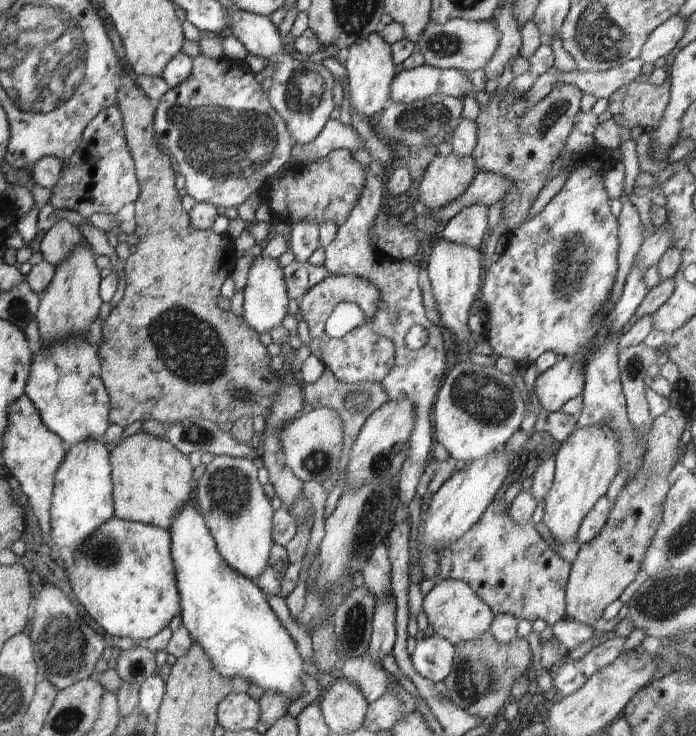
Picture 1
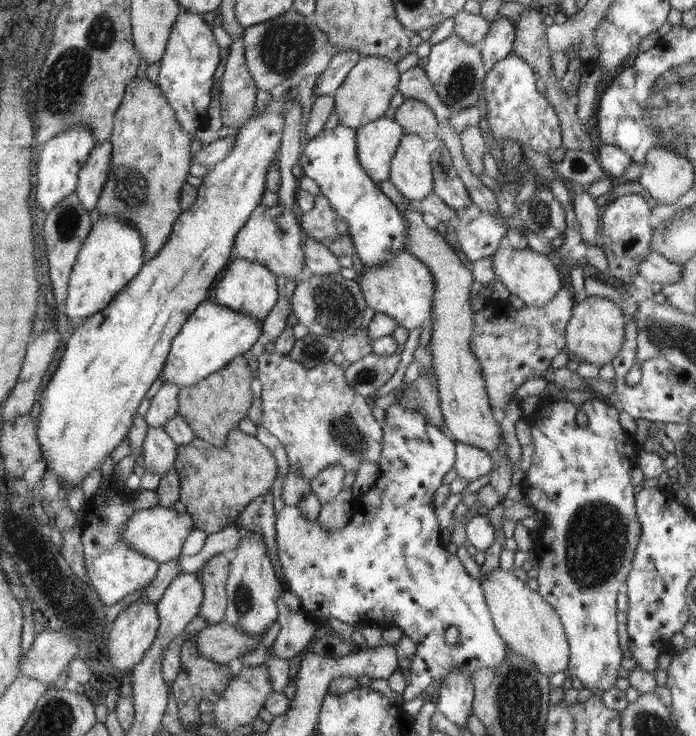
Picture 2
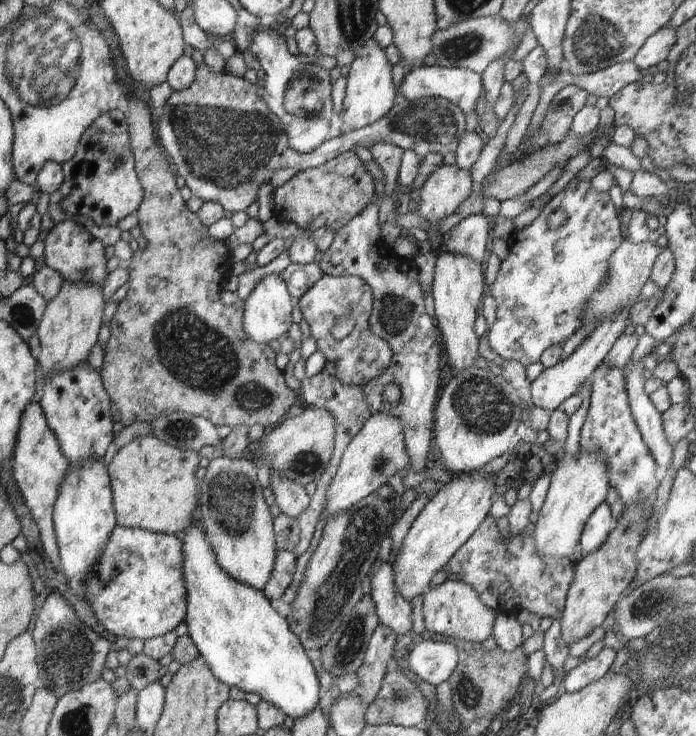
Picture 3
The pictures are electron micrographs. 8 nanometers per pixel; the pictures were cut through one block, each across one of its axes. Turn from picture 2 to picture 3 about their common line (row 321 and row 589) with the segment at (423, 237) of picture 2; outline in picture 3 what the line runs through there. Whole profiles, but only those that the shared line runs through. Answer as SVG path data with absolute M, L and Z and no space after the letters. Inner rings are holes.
M446 580L427 591L422 600L424 600L422 614L426 630L456 641L473 643L484 642L484 639L492 636L497 612L488 608L469 584L460 580Z

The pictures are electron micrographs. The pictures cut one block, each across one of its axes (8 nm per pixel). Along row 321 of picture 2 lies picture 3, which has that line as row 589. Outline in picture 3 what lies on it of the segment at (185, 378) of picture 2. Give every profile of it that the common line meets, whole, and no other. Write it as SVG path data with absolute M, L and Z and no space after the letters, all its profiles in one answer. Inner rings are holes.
M196 520L180 536L188 636L220 682L258 694L294 720L304 718L319 708L322 697L320 681L305 648L263 591L236 582L218 566L209 539Z

